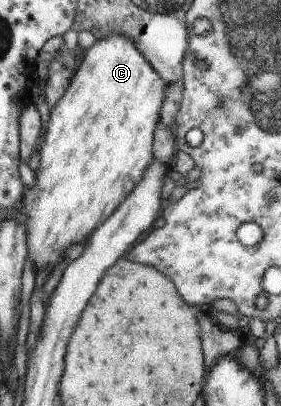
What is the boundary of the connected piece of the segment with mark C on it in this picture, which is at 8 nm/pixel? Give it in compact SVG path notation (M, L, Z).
M118 32L92 44L73 76L66 94L49 112L45 141L38 148L41 159L35 171L35 185L26 188L19 205L22 214L26 215L27 257L34 270L46 269L48 275L65 261L65 250L94 234L142 180L152 158L155 158L154 130L158 126L160 106L166 94L164 80L146 62L136 45Z

